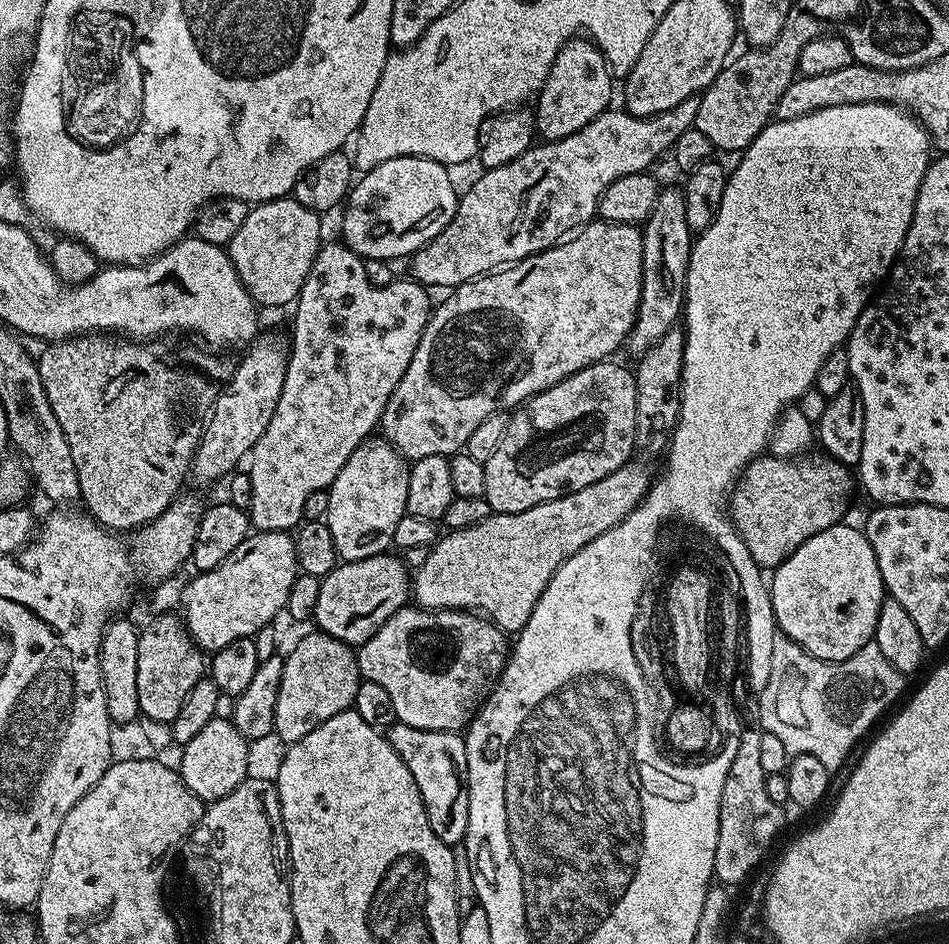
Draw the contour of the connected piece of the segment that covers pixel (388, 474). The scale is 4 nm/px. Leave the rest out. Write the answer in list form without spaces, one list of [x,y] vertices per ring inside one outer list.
[[[383,438],[365,440],[356,447],[354,454],[350,454],[350,458],[346,458],[346,466],[338,470],[338,478],[334,478],[334,482],[326,490],[328,494],[326,523],[330,526],[330,534],[334,536],[334,550],[341,561],[383,556],[393,547],[394,530],[408,511],[406,494],[410,490],[409,467],[409,461]]]

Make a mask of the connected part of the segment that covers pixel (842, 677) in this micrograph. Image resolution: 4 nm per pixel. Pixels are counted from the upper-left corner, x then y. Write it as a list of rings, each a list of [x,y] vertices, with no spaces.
[[[777,635],[774,642],[774,658],[770,662],[770,682],[759,689],[759,727],[770,734],[778,734],[782,746],[792,756],[814,754],[829,770],[836,770],[844,764],[844,759],[852,752],[852,747],[872,728],[872,723],[895,702],[904,688],[905,677],[882,655],[882,650],[873,642],[862,646],[858,654],[850,658],[830,662],[819,660],[802,650],[787,636]]]

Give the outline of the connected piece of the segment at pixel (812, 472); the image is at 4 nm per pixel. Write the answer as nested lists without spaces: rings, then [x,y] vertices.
[[[761,454],[756,459],[749,462],[748,467],[744,469],[744,473],[740,475],[736,482],[735,488],[732,490],[730,497],[730,515],[732,523],[736,525],[738,534],[742,538],[742,542],[746,542],[746,550],[750,550],[750,554],[754,554],[754,562],[760,564],[761,569],[775,570],[782,562],[786,562],[786,558],[790,558],[790,554],[794,554],[794,550],[798,550],[798,546],[802,546],[802,542],[806,542],[806,538],[814,538],[814,534],[822,534],[822,530],[826,530],[830,526],[841,523],[845,519],[844,511],[848,508],[848,499],[852,496],[852,484],[854,488],[854,476],[852,476],[845,465],[833,460],[827,454],[819,454],[820,456],[805,455],[803,458],[785,458],[782,456],[773,456],[771,454]]]

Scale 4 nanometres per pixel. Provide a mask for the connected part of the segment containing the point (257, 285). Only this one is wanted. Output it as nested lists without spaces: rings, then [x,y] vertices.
[[[293,198],[266,200],[249,211],[246,222],[242,222],[226,251],[242,286],[246,286],[257,305],[265,304],[268,308],[291,305],[300,295],[322,243],[320,220],[317,213]]]

